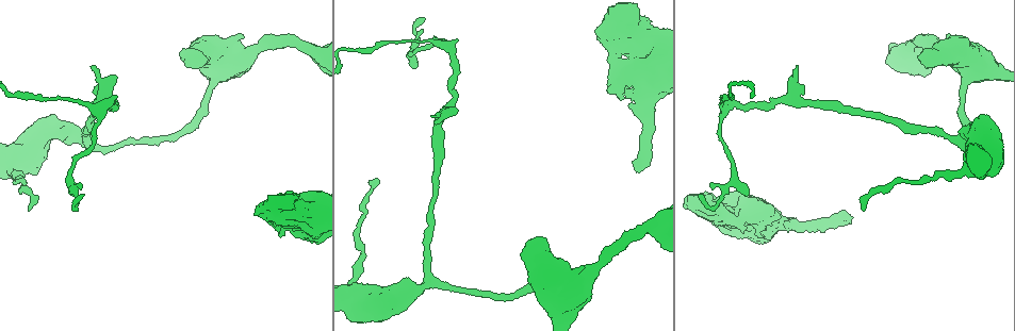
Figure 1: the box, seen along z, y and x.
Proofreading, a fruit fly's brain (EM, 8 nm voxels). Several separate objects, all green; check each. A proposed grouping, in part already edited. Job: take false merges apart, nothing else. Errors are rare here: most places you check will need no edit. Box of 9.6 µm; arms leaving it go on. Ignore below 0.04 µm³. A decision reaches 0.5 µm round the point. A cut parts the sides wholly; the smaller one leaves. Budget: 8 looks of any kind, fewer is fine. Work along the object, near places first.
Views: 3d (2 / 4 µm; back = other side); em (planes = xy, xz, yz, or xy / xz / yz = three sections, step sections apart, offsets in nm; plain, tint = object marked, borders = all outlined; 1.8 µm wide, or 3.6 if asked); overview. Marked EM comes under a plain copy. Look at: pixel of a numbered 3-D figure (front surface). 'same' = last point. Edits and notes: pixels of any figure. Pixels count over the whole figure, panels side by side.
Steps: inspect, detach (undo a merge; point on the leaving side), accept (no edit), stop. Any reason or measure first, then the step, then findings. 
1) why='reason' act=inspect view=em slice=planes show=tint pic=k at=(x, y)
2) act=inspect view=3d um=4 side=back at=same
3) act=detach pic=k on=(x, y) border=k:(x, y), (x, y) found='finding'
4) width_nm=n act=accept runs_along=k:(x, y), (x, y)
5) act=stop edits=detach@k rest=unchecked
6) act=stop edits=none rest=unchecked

why='sudden change in width' act=inspect view=3d um=4 pic=1 at=(218, 76)

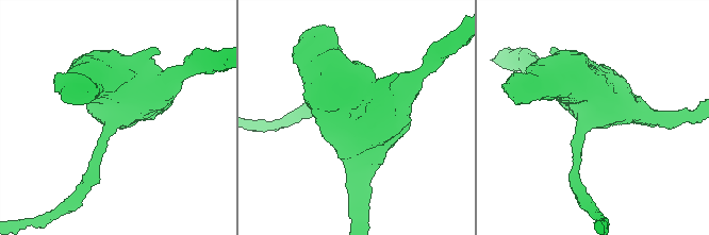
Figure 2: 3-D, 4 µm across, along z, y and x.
why='now the EM' act=inspect view=em um=3.6 slice=planes show=borders pic=2 at=(591, 115)

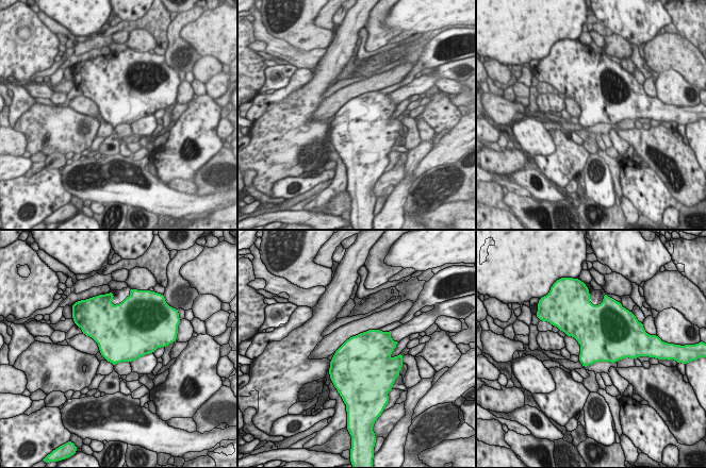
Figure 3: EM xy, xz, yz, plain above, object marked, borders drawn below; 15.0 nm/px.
width_nm=650 act=accept found='all the same neuron'

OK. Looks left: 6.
why='calibre changes' act=inspect view=3d um=4 pic=1 at=(311, 49)

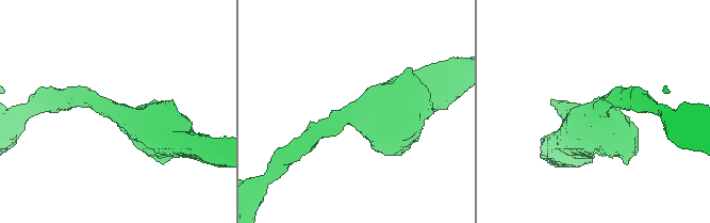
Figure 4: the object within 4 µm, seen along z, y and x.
why='need the tissue' act=inspect view=em um=3.6 slice=xy step=8 show=tint pic=4 at=(119, 114)

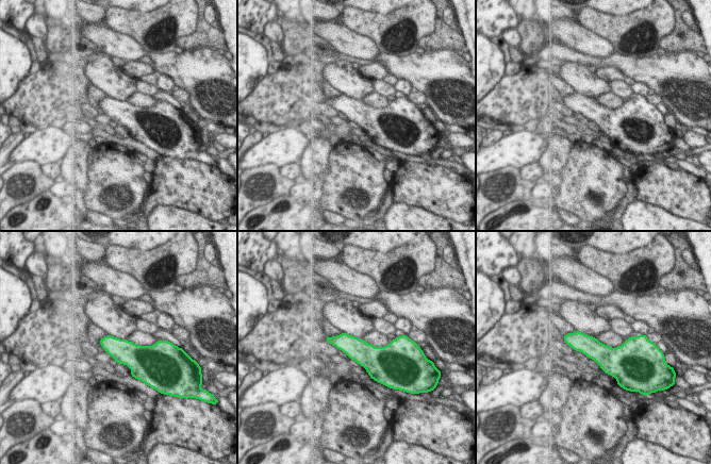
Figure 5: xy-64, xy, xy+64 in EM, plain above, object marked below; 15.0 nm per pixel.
why='cut it another way' act=inspect view=em um=3.6 slice=planes show=tint at=same

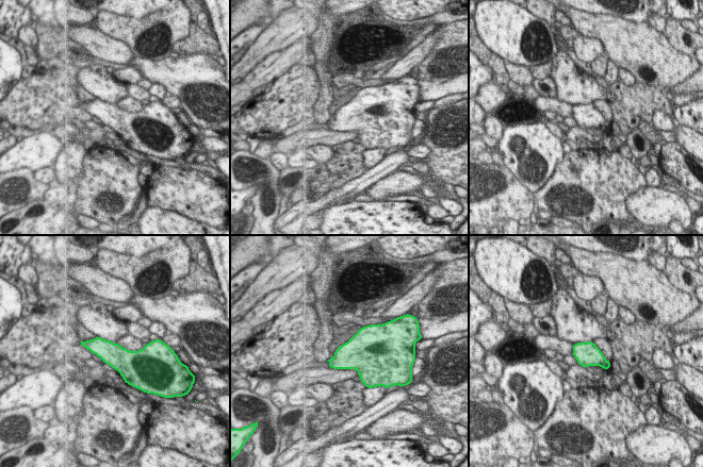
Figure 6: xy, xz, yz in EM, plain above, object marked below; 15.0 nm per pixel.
width_nm=360 act=accept found='all the same neuron'

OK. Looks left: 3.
act=inspect view=3d um=4 pic=1 at=(620, 97)

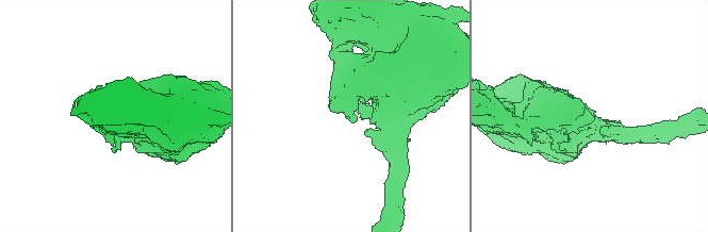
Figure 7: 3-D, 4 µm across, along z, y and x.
act=inspect view=em slice=xy step=8 show=tint pic=7 at=(350, 114)

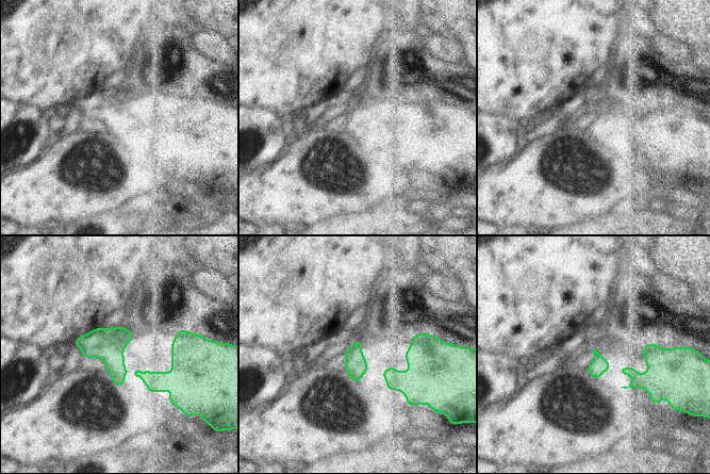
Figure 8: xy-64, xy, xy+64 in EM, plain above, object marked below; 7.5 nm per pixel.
why='another direction' act=inspect view=em slice=planes show=borders at=same

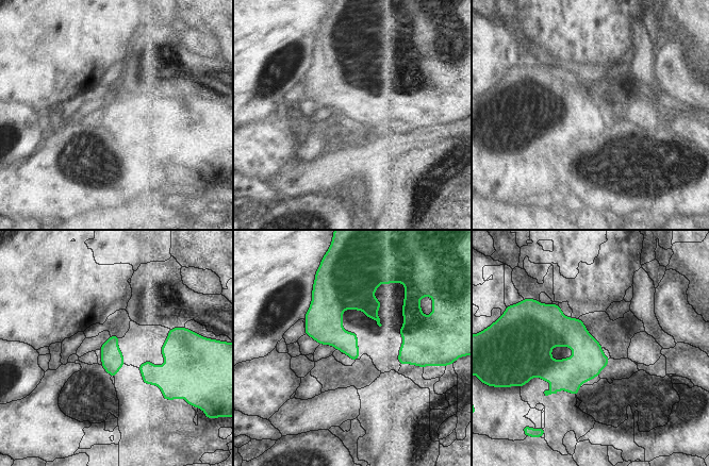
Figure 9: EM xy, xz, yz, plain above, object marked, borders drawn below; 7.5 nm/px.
act=accept found='all the same neuron'

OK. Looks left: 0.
act=stop edits=none rest=unchecked

